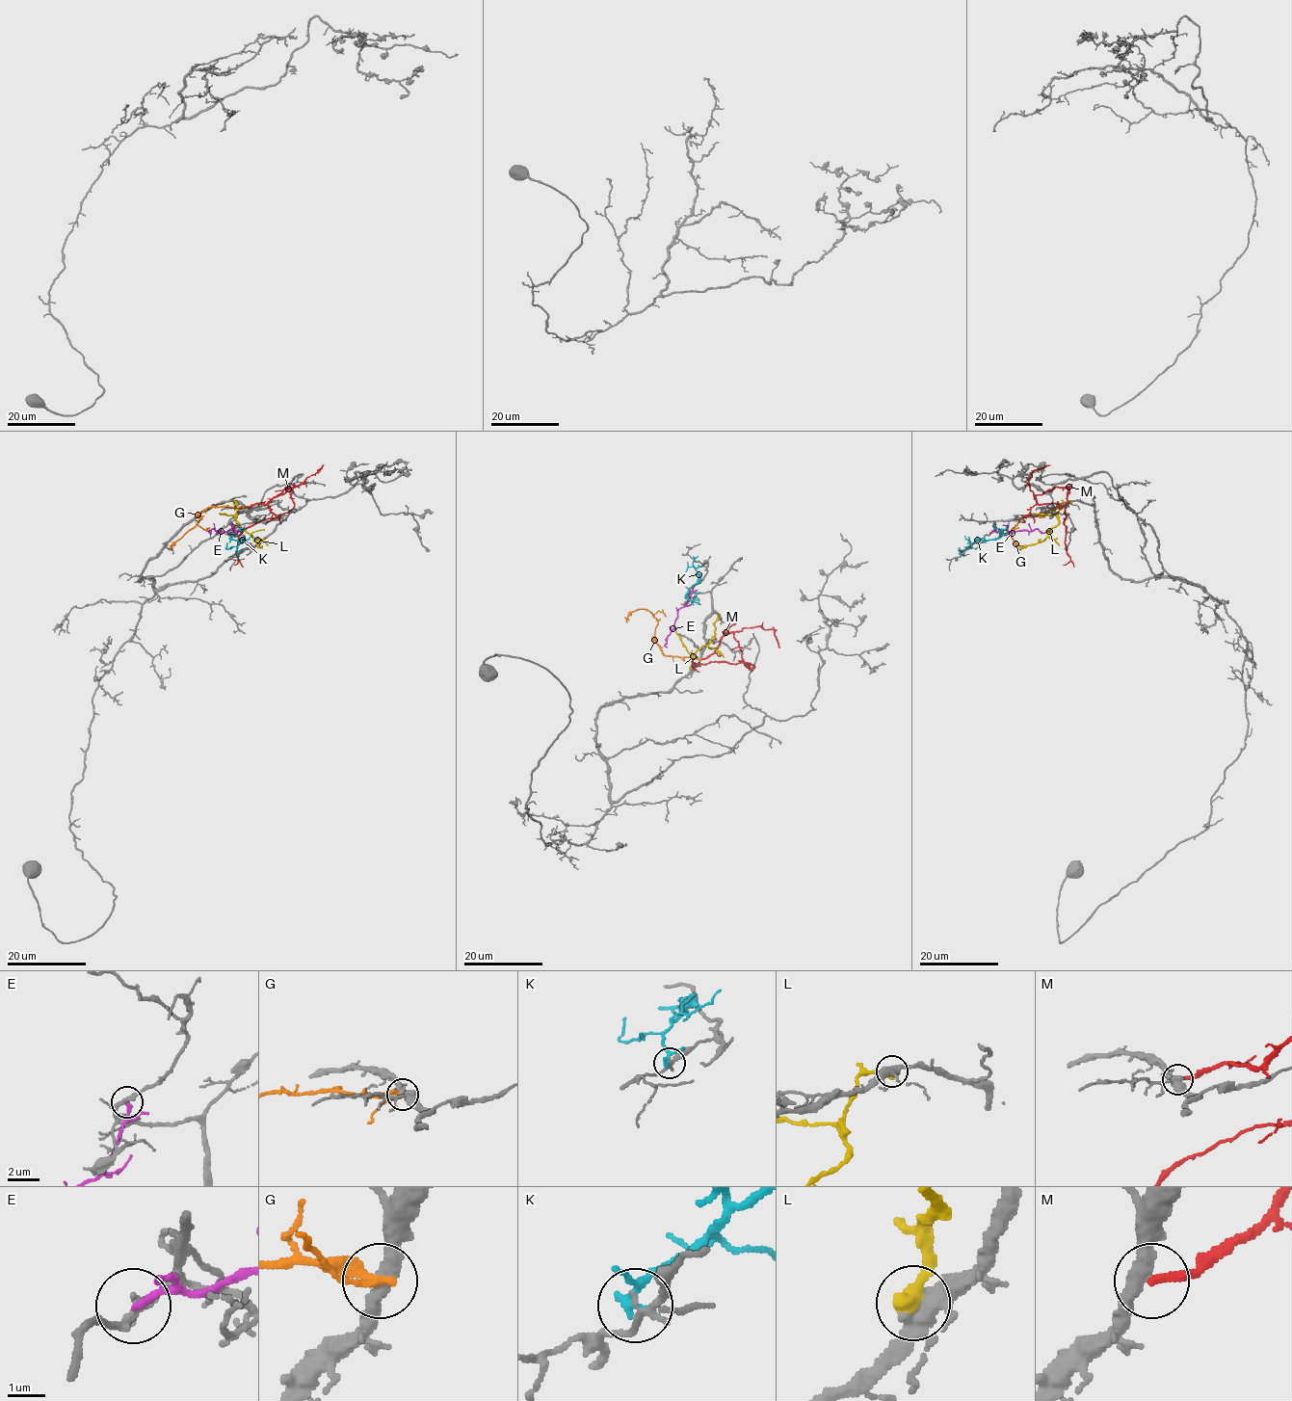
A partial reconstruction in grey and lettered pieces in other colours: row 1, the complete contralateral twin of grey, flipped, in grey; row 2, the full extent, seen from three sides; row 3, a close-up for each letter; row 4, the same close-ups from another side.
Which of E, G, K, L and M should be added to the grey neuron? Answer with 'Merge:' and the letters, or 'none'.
Merge: none

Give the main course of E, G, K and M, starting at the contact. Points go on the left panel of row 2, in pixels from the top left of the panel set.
E: (236, 533), (233, 529), (210, 530)
G: (244, 507), (209, 506), (200, 514), (198, 516), (201, 517), (193, 528), (169, 550)
K: (238, 554), (237, 545), (242, 539), (233, 540), (231, 537), (245, 525)
M: (246, 507), (266, 504), (285, 487), (294, 504), (287, 513), (248, 526), (238, 541), (239, 560), (234, 565)

